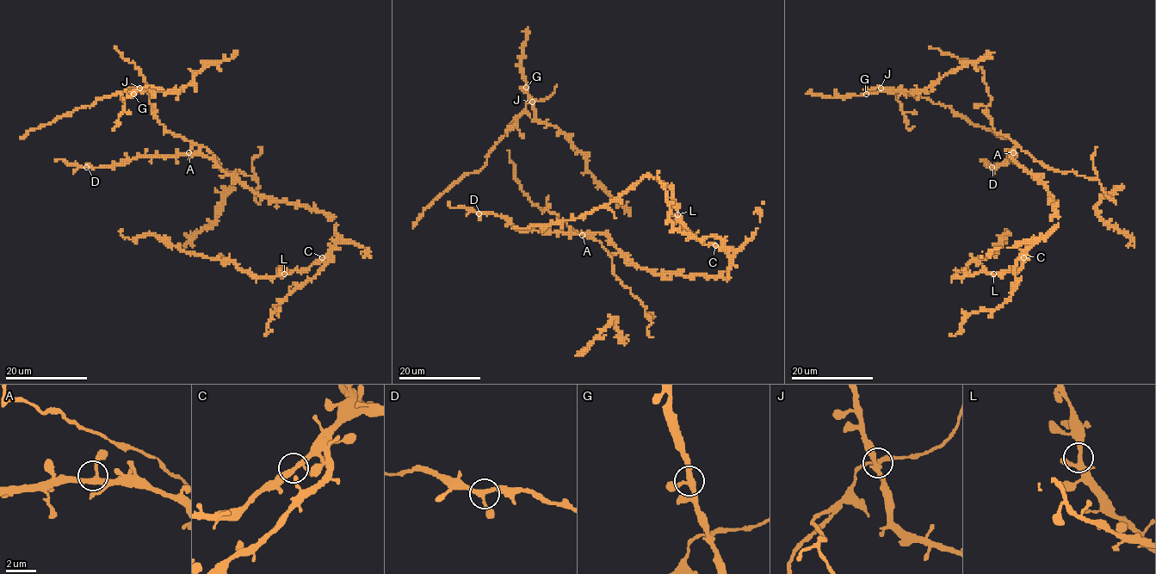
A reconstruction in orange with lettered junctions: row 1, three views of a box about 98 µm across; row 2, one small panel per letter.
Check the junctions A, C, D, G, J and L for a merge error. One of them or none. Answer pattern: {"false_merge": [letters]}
{"false_merge": ["J"]}

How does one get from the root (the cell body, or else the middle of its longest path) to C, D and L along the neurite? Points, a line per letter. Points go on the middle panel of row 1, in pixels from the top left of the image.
C: (589, 234), (603, 233), (635, 263), (654, 274), (707, 274), (728, 280), (728, 255), (715, 245)
D: (589, 234), (521, 231), (501, 216), (491, 212), (479, 213)
L: (589, 234), (603, 233), (635, 263), (654, 274), (728, 280), (728, 255), (696, 239), (677, 214)

